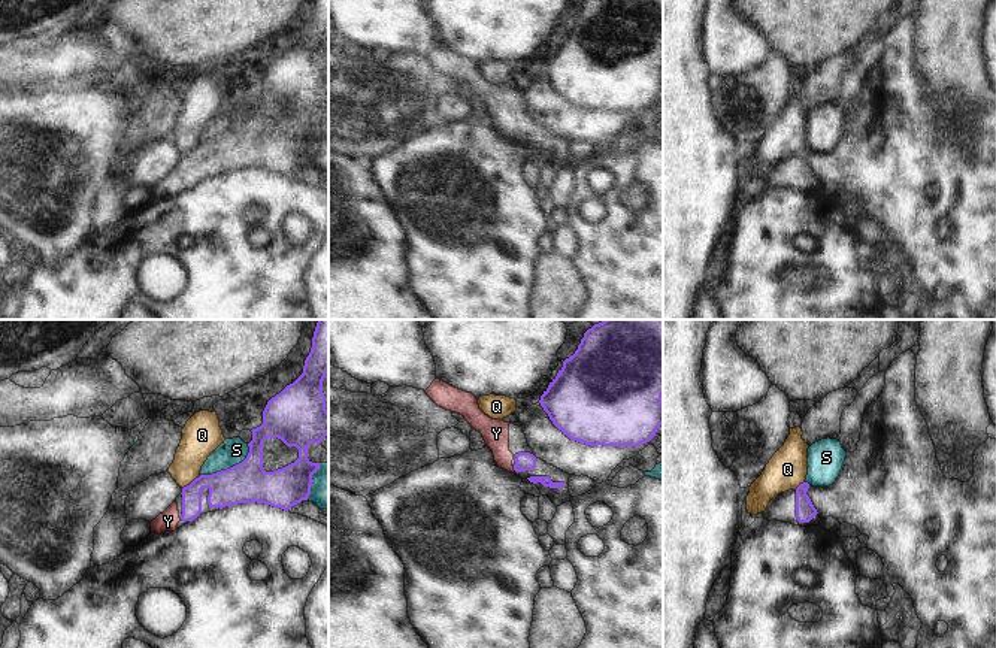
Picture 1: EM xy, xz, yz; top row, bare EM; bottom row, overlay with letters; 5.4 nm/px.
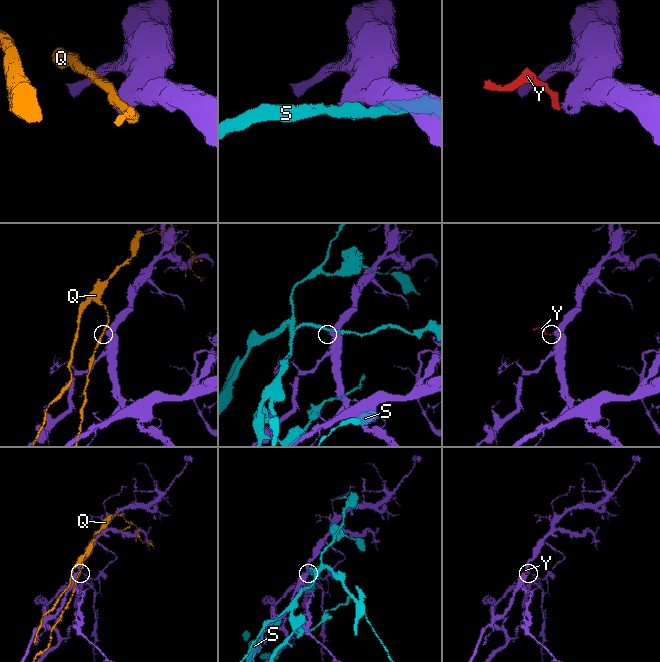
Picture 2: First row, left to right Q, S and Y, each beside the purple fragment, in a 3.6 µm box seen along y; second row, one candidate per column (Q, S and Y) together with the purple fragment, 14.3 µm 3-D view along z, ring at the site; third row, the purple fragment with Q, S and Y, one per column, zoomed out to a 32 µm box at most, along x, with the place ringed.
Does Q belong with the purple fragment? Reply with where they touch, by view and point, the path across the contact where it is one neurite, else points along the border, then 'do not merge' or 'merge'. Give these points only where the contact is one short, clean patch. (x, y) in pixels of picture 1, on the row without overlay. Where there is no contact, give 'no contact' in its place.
contact xy (193, 147); border xy (200, 141), (182, 154); do not merge

